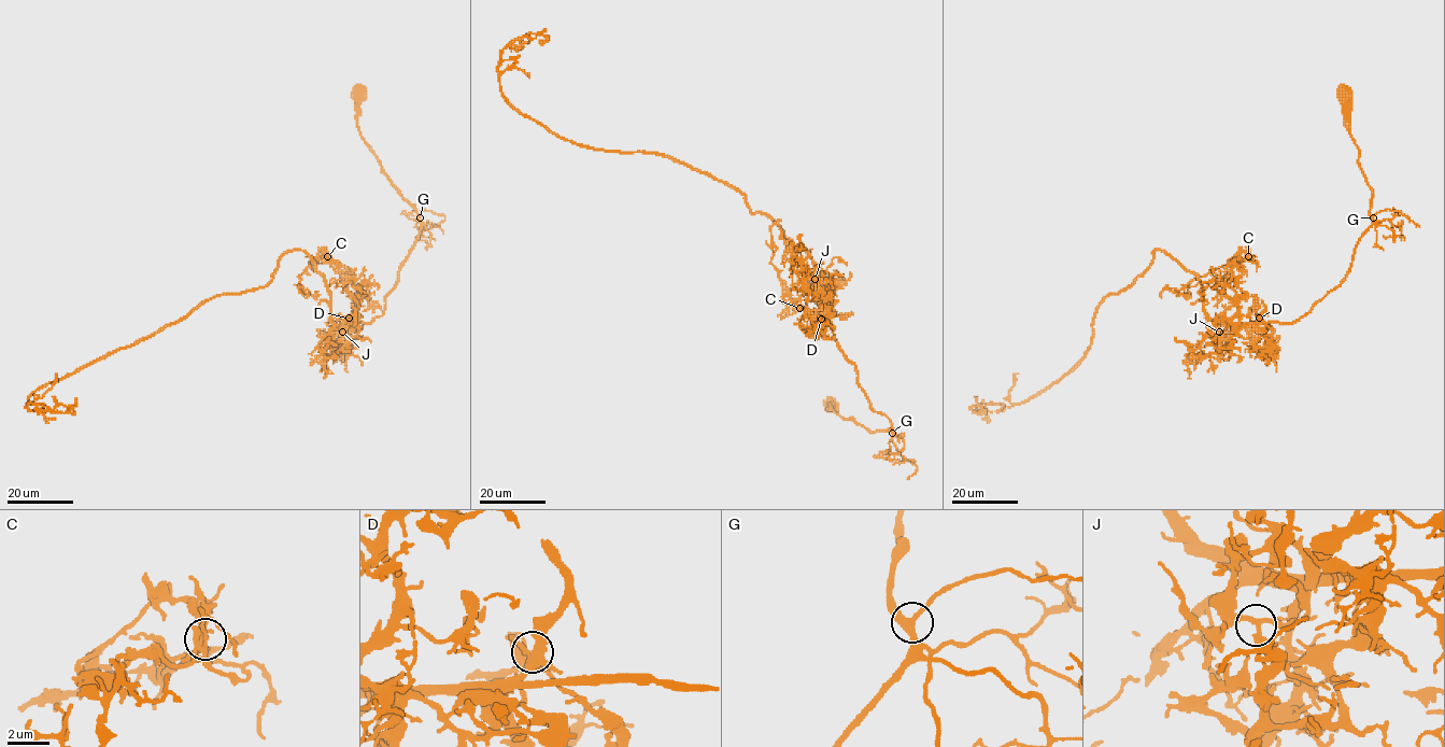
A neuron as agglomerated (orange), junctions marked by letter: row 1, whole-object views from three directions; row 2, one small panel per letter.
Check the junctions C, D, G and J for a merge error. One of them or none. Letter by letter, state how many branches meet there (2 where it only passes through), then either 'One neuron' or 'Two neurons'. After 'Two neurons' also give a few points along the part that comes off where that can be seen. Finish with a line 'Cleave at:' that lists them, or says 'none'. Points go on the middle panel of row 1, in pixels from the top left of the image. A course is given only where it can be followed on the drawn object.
C: Branches: 3. Two neurons. Course of the part to remove: (799, 308), (782, 287), (779, 271), (771, 263), (769, 228), (774, 224), (779, 225), (783, 242), (790, 248)
D: Branches: 3. One neuron
G: Branches: 3. One neuron
J: Branches: 3. One neuron
Cleave at: C

